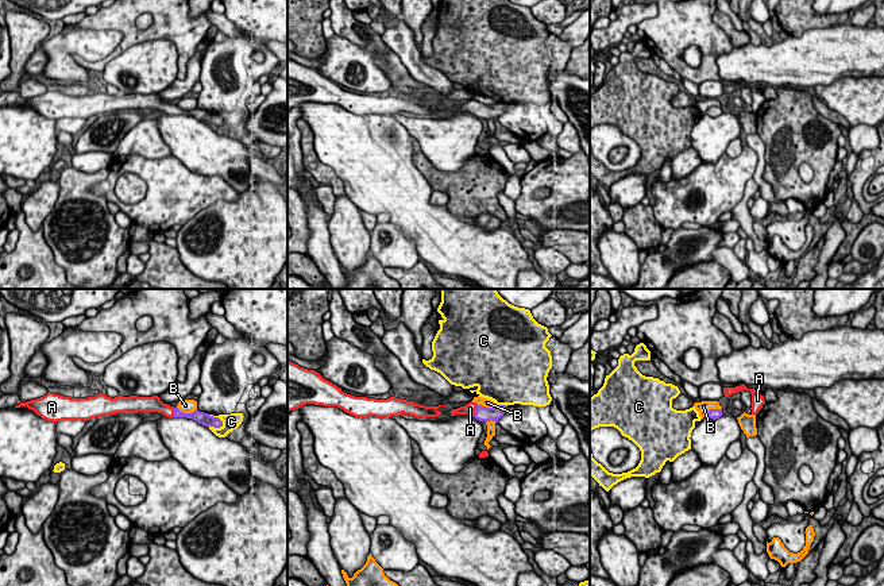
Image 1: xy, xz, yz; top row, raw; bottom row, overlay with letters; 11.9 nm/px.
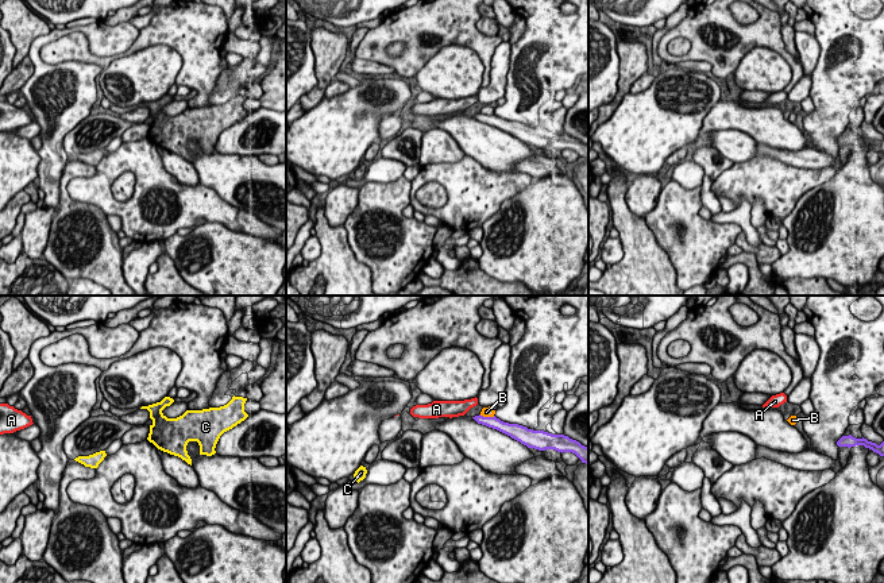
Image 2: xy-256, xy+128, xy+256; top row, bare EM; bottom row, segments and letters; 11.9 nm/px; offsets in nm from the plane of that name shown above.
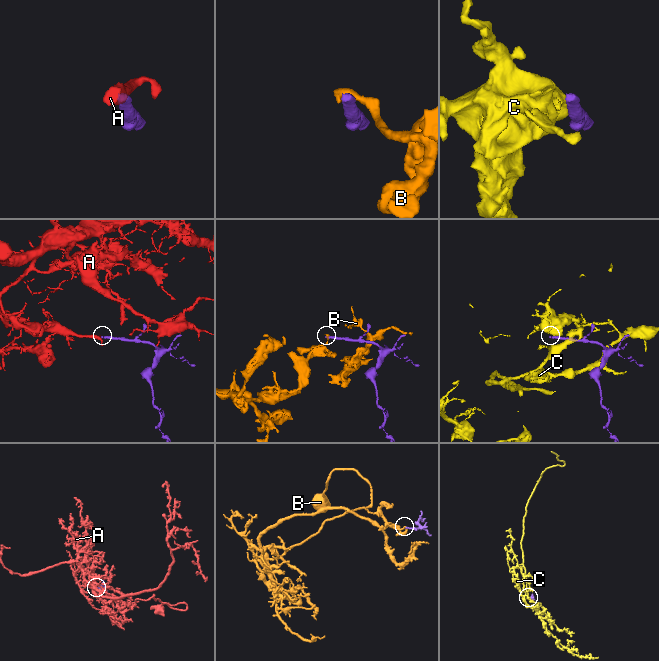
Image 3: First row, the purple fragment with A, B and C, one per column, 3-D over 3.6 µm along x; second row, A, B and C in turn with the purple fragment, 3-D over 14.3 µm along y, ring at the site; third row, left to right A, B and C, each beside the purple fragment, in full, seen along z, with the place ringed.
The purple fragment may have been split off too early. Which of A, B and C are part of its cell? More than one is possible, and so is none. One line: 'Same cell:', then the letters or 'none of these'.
Same cell: A

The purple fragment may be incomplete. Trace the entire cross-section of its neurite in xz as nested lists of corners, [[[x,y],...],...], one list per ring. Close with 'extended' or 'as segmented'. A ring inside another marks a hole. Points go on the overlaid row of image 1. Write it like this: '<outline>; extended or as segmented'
[[[471,401],[464,406],[452,409],[449,413],[451,416],[468,415],[485,423],[491,421],[491,420],[498,423],[498,420],[503,416],[505,412],[506,412],[506,405],[497,405],[494,408],[486,408]]]; extended

